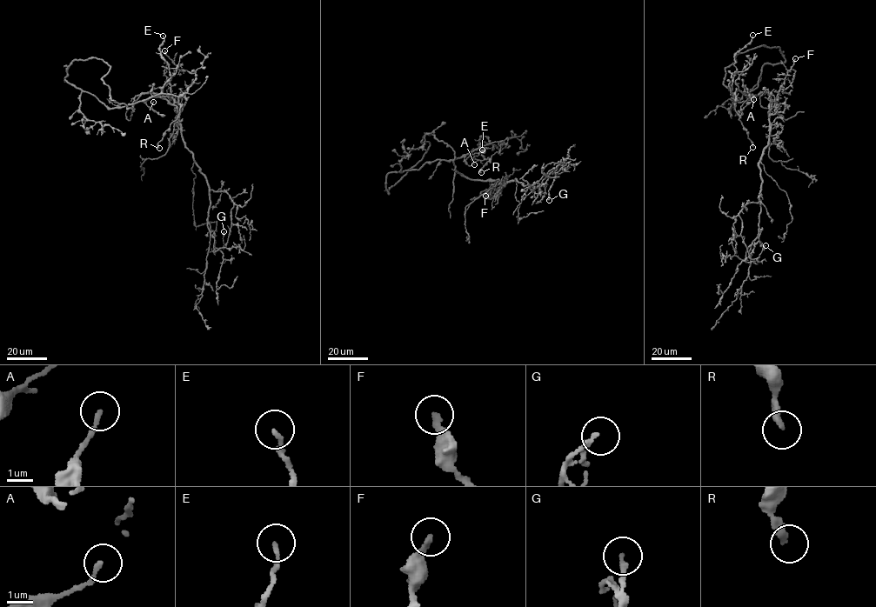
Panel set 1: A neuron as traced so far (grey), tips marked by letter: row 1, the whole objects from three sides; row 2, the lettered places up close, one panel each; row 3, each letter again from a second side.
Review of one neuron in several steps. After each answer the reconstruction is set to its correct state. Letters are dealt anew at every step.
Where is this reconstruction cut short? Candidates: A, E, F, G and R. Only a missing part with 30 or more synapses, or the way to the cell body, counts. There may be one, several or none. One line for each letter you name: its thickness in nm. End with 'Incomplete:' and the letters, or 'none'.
Incomplete: none

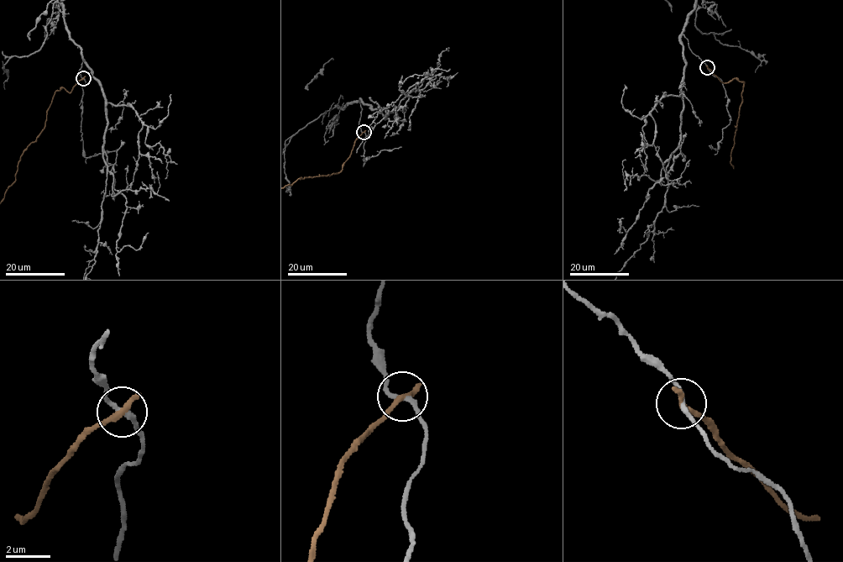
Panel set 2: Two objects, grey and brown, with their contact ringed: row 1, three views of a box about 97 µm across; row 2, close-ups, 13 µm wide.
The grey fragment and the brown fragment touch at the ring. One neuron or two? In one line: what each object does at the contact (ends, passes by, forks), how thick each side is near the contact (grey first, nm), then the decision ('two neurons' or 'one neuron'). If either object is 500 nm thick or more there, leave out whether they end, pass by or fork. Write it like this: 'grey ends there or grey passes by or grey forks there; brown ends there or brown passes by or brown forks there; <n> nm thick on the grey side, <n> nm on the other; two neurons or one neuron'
grey passes by; brown ends there; 200 nm thick on the grey side, 300 nm on the other; two neurons

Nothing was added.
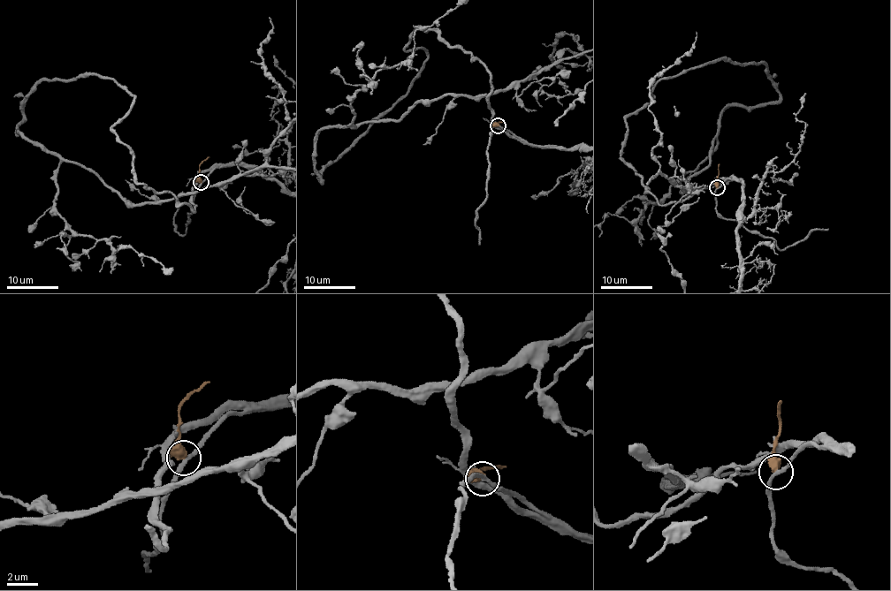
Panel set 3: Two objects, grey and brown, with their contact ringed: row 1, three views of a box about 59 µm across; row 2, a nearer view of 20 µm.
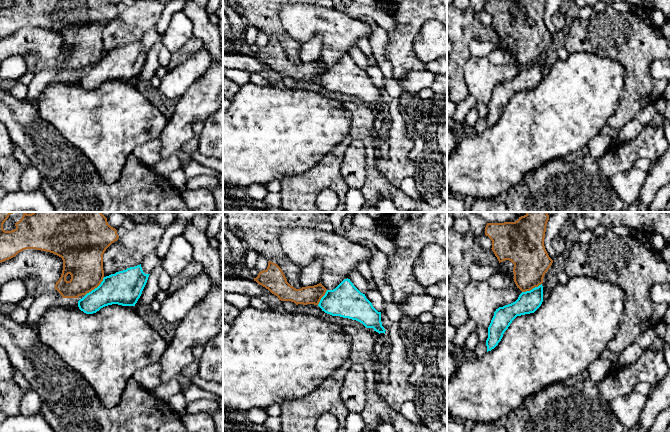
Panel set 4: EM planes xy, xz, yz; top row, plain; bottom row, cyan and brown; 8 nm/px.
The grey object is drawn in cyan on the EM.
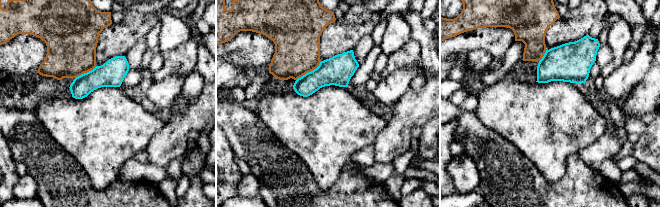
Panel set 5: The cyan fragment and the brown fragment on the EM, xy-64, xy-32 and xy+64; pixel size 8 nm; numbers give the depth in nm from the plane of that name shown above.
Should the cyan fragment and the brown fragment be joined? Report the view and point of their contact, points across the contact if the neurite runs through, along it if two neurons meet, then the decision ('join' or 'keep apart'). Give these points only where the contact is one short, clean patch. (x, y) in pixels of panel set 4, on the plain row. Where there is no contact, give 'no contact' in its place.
contact xy (95, 64); keep apart

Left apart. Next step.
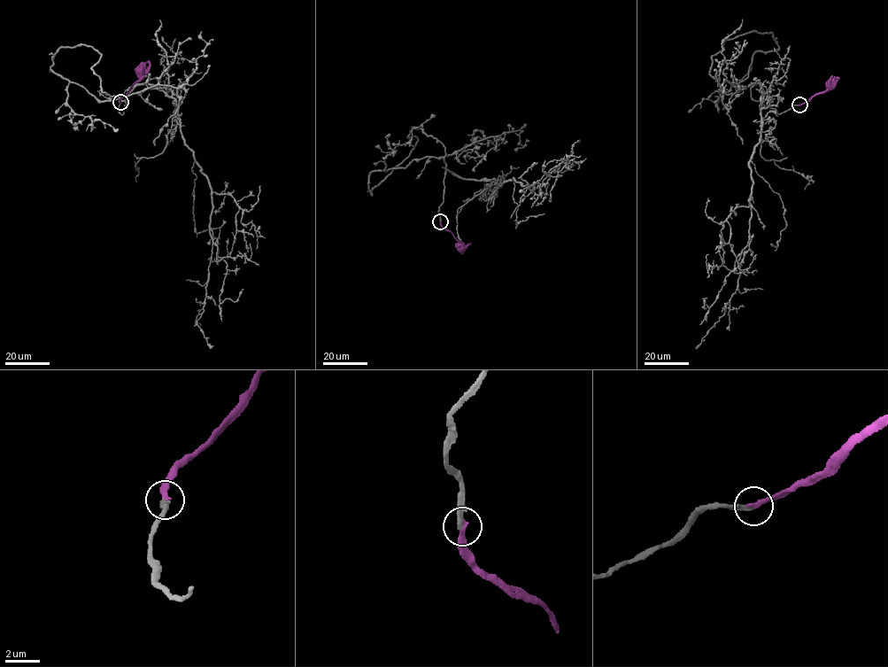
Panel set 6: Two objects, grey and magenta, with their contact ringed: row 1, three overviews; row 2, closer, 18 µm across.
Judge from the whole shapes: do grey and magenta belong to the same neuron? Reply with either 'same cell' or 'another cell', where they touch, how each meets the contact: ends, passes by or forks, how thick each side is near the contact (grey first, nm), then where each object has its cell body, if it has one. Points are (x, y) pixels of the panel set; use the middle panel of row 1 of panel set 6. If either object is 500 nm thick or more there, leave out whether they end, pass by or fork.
same cell; place (440, 221); grey ends; magenta ends; calibres 280 and 300 nm; soma grey none; soma magenta (460, 246)

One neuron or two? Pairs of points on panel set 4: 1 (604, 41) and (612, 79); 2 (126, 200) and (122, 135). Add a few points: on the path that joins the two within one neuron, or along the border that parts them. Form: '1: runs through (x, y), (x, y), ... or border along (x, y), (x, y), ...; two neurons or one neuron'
1: border along (586, 51), (617, 61), (622, 66), (625, 75); two neurons
2: border along (132, 153), (128, 157), (121, 175), (109, 185); two neurons

